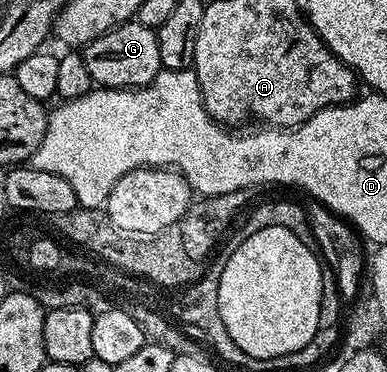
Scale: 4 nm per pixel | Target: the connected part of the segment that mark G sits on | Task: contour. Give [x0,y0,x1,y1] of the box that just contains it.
[80,22,163,88]

